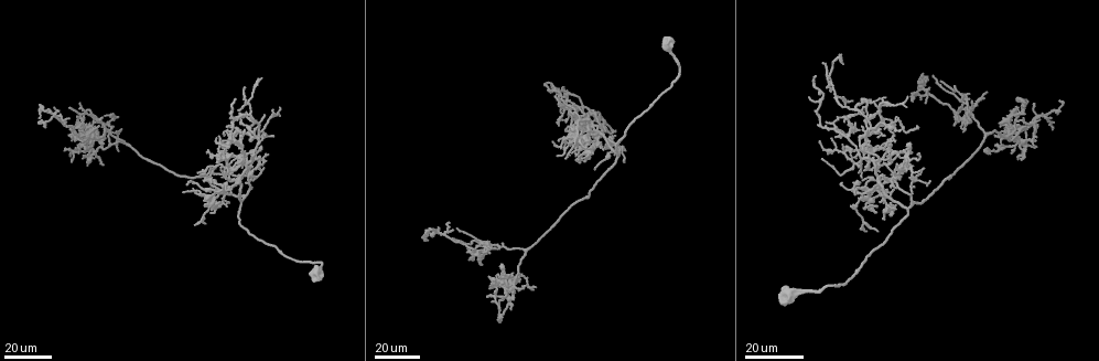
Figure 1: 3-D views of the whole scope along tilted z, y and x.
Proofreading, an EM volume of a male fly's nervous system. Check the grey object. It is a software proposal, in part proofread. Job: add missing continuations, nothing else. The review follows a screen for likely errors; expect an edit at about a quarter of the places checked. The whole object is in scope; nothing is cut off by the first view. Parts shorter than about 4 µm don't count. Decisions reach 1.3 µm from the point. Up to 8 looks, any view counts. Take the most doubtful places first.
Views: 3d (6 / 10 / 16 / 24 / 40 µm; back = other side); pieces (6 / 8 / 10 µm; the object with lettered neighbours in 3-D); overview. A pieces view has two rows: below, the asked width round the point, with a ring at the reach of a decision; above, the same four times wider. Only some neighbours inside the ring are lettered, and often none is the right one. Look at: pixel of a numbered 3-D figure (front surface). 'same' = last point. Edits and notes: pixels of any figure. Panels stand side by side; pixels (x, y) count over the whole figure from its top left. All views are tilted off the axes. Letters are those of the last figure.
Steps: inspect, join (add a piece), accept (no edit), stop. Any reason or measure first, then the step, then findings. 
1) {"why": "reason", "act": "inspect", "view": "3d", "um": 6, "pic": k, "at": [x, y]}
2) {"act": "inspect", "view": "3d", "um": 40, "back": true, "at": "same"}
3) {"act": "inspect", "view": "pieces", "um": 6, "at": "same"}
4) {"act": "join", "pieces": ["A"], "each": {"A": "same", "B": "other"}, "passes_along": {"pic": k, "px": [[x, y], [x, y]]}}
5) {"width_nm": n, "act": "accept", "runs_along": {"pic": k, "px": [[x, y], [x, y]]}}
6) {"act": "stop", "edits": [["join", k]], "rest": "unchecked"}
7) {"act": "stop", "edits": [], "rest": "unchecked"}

{"why": "thin end", "act": "inspect", "view": "3d", "um": 24, "pic": 1, "at": [70, 106]}

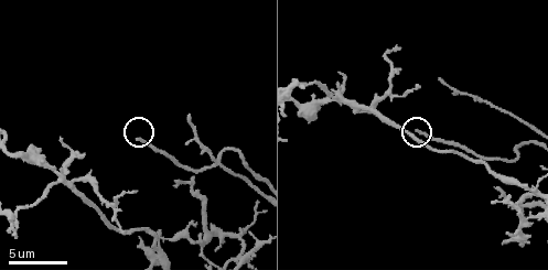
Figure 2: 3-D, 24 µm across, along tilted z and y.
{"act": "inspect", "view": "pieces", "um": 6, "pic": 2, "at": [137, 139]}

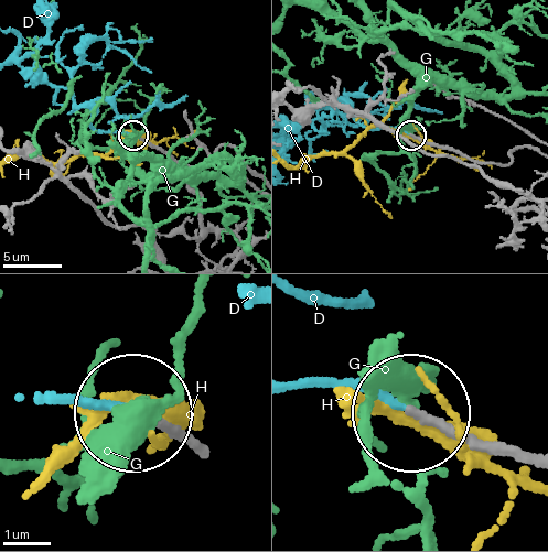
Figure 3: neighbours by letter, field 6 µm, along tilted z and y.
{"width_nm": 170, "act": "join", "pieces": ["D"], "each": {"D": "same", "G": "other", "H": "other"}, "found": "it goes on there"}

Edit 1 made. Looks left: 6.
{"why": "see it whole again", "act": "inspect", "view": "overview"}

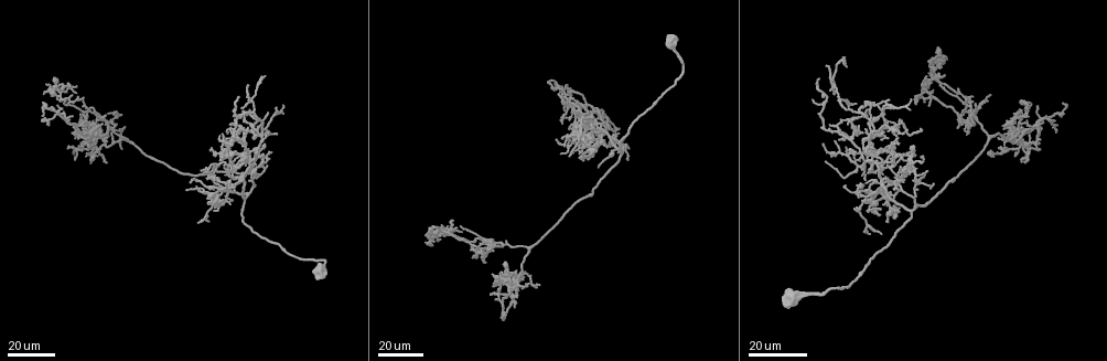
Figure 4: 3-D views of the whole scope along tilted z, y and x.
{"why": "free end", "act": "inspect", "view": "3d", "um": 40, "pic": 4, "at": [208, 177]}

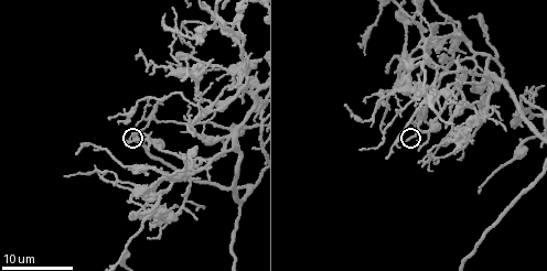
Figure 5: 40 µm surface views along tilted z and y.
{"act": "inspect", "view": "pieces", "um": 6, "pic": 5, "at": [129, 140]}

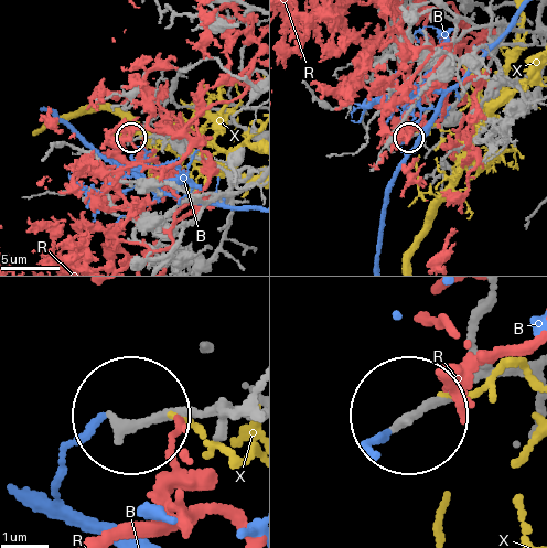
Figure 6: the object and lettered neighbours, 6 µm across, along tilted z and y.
{"act": "accept", "each": {"B": "other", "R": "other", "X": "other"}, "found": "no lettered piece goes on from it"}

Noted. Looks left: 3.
{"why": "free end", "act": "inspect", "view": "3d", "um": 40, "pic": 4, "at": [75, 138]}

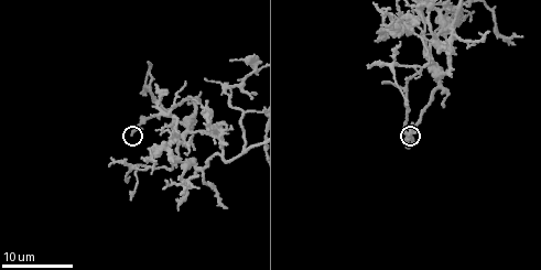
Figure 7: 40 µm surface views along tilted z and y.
{"why": "closer look", "act": "inspect", "view": "3d", "um": 10, "pic": 7, "at": [131, 134]}

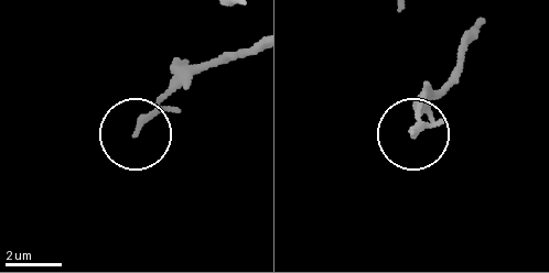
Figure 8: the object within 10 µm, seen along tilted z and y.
{"act": "inspect", "view": "pieces", "um": 8, "pic": 8, "at": [138, 132]}

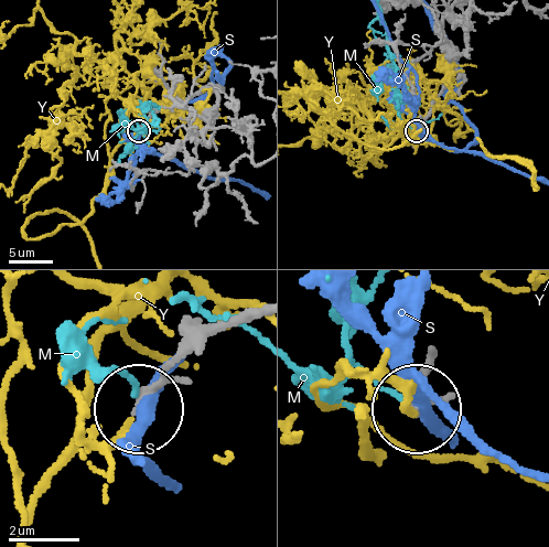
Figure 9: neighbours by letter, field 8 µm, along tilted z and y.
{"act": "accept", "each": {"M": "other", "S": "other", "Y": "other"}, "runs_along": {"pic": 9, "px": [[256, 311], [162, 372], [142, 404]]}, "found": "none of them fits"}

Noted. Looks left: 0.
{"act": "stop", "edits": [["join", 3]], "rest": "unchecked"}

